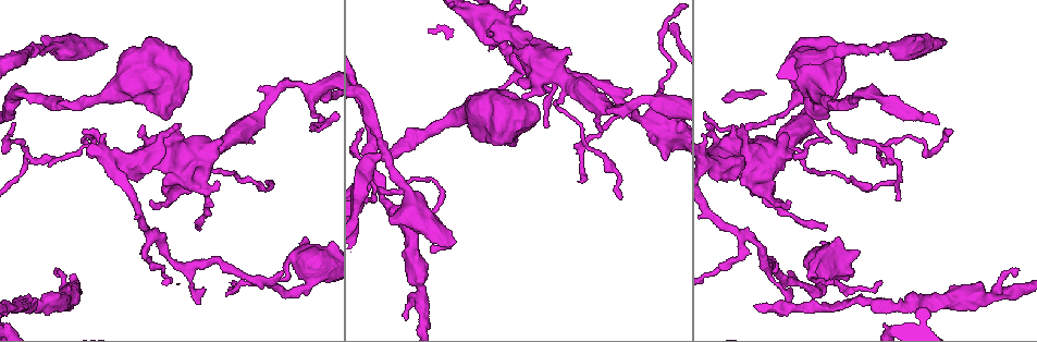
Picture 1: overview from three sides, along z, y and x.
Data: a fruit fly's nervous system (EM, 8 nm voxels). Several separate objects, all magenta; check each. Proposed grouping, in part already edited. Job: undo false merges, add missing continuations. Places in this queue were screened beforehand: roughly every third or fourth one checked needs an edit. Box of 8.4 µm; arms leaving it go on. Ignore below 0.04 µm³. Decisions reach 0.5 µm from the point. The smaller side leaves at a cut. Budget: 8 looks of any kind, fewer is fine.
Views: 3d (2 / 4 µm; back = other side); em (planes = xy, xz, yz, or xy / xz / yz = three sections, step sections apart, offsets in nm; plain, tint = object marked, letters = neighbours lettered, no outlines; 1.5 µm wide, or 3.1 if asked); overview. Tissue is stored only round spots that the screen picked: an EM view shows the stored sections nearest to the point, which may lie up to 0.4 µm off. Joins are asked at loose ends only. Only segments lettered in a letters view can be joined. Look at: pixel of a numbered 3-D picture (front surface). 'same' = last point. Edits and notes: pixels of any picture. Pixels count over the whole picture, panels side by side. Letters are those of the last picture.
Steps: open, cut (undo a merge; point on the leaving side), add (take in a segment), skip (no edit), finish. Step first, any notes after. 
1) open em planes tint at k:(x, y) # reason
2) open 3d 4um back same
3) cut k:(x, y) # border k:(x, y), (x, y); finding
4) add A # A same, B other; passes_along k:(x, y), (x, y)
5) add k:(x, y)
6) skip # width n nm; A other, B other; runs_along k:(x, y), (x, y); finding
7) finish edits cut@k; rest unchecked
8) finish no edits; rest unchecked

open em yz step 4 tint at 1:(825, 225) # thin end

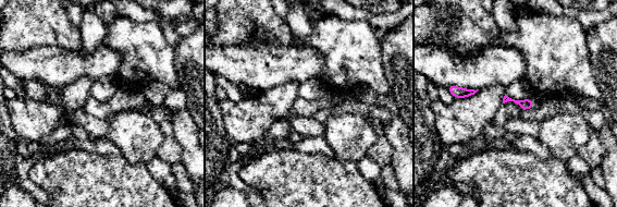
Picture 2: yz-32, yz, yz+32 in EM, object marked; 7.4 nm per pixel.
open em planes letters same

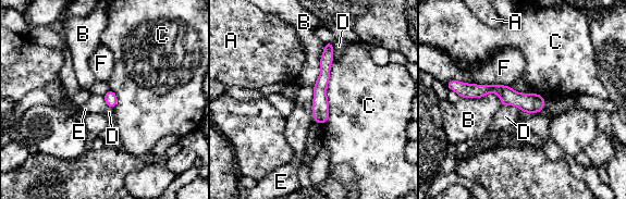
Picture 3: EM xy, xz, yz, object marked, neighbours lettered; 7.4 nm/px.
skip # width 130 nm; A other, B other, C other, D other, E other, F other; runs_along 3:(474, 89), (500, 89), (541, 102); none of them fits

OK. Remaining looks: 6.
open em planes letters at 1:(515, 146) # thick end

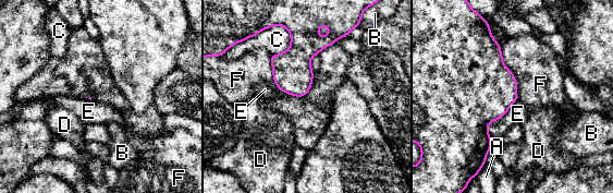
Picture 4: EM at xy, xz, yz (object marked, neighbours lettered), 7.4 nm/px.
skip # A other, B other, C other, D other, E other, F other; border 4:(500, 48), (518, 98); no lettered segment goes on from it

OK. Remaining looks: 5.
open 3d 4um at 1:(453, 241)

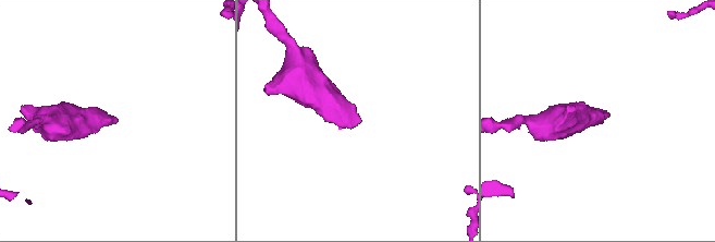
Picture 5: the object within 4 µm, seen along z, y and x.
open em planes letters at 5:(116, 118)

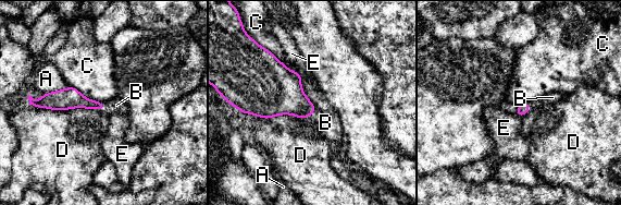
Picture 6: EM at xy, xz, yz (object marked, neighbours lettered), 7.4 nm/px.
add 6:(325, 122) # A other, B same, C other, D other, E other; passes_along 6:(283, 95), (310, 115), (325, 122); it goes on there

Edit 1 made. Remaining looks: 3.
finish edits add@6; rest unchecked

